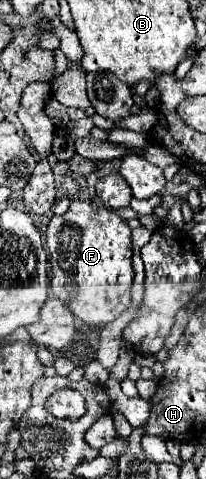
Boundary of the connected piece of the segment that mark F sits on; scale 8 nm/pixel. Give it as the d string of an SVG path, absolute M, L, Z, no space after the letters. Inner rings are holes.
M74 199L62 217L52 217L46 227L52 263L52 293L68 303L72 315L90 327L104 327L130 307L132 239L126 221L106 207Z

